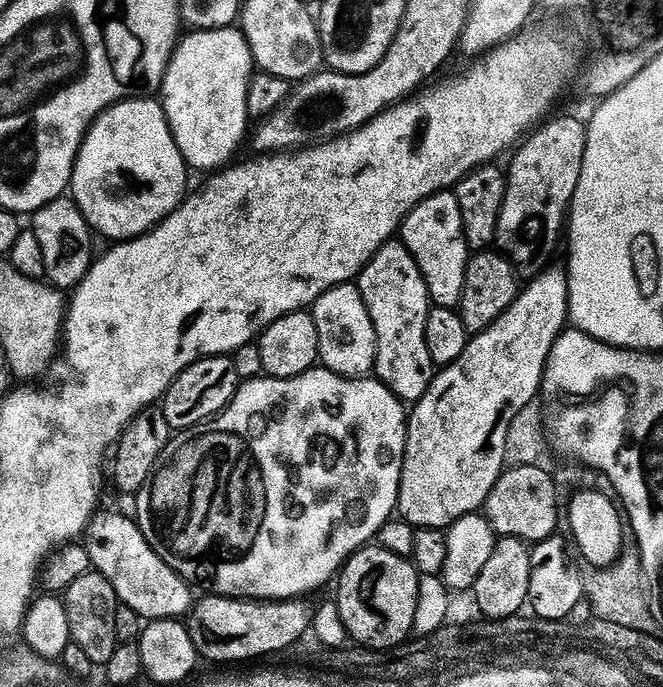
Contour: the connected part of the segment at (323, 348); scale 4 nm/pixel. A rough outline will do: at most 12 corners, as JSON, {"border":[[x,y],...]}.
{"border":[[355,283],[319,296],[319,363],[373,375],[376,331]]}

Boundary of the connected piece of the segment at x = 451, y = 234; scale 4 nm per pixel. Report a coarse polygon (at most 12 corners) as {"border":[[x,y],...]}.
{"border":[[455,191],[423,200],[398,236],[429,301],[456,308],[470,249]]}

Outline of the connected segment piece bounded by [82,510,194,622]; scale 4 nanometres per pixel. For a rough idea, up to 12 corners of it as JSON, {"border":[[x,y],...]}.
{"border":[[97,511],[82,543],[145,621],[189,615],[193,589],[131,515]]}

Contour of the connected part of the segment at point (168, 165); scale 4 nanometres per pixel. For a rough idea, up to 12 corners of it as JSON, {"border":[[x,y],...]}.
{"border":[[163,103],[101,112],[70,196],[108,242],[180,208],[190,169]]}

